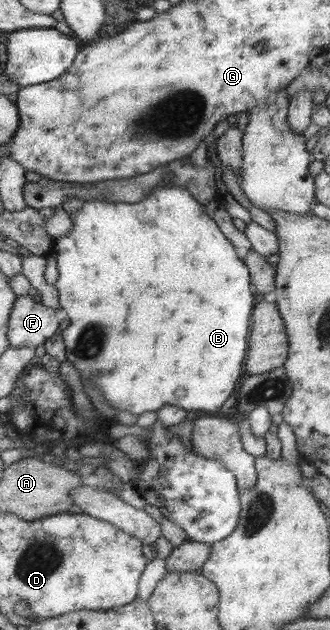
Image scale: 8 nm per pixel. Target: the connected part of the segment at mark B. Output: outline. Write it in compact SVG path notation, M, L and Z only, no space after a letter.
M165 186L161 188L153 188L151 190L153 194L149 194L147 198L143 198L141 202L137 204L113 204L113 202L107 202L107 200L85 200L82 204L82 207L79 210L76 210L71 213L73 217L73 230L61 238L55 239L54 250L57 252L57 268L59 272L58 280L56 281L57 290L59 290L60 295L60 307L66 311L66 316L68 317L68 326L61 331L65 344L67 347L67 358L68 361L80 372L82 381L88 380L93 384L93 388L99 392L101 398L107 400L109 406L116 411L128 412L138 416L143 414L143 412L156 412L161 408L161 406L177 406L186 412L191 411L205 411L213 412L213 410L221 409L221 404L227 400L227 396L233 392L237 380L239 380L239 374L241 374L241 364L243 364L243 358L245 358L245 344L247 344L247 326L249 326L249 316L253 316L251 308L253 308L253 296L249 292L249 274L247 274L247 266L243 264L243 260L235 256L235 250L231 243L223 236L223 233L219 230L218 226L213 224L213 220L209 216L203 214L201 210L201 204L187 190L181 188L174 188L171 186Z

